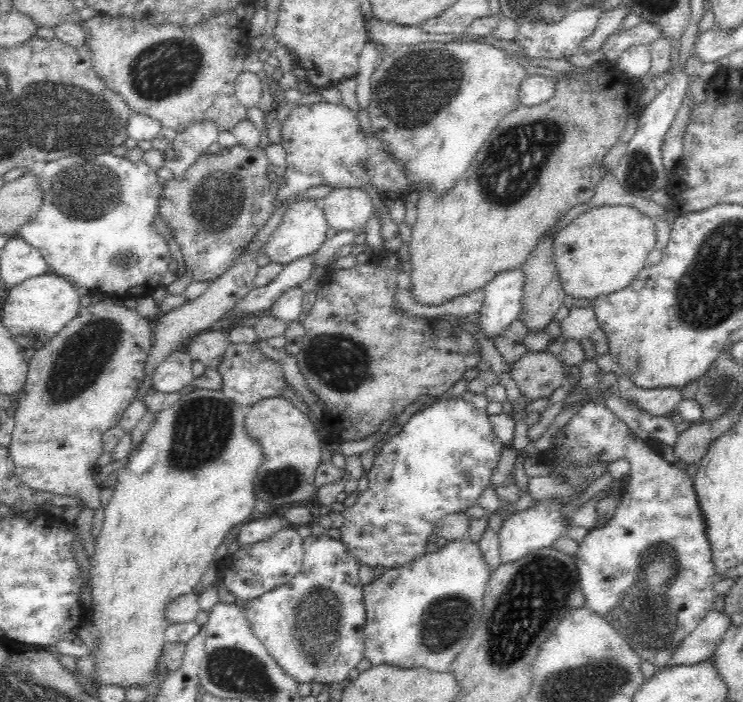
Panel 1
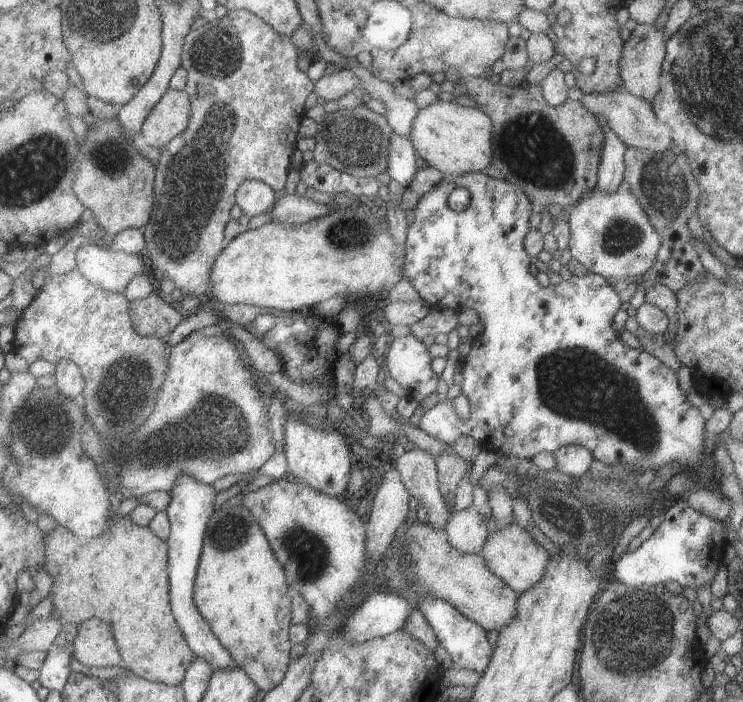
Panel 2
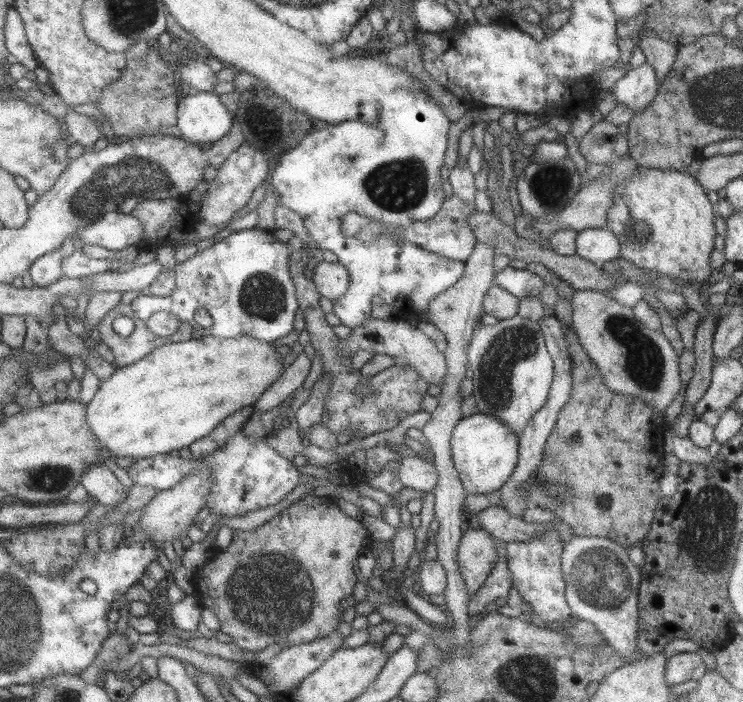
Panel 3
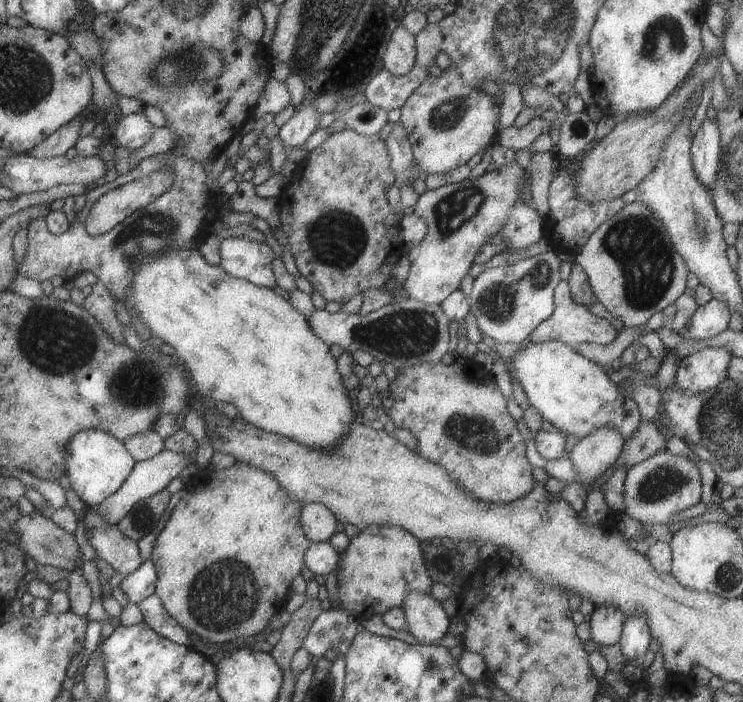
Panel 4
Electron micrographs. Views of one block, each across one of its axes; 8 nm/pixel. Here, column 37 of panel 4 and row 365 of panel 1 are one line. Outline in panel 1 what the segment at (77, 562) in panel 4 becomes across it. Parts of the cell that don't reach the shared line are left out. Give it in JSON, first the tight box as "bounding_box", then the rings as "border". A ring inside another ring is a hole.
{"bounding_box":[510,349,566,402],"border":[[[547,349],[542,352],[528,351],[510,366],[511,377],[528,402],[550,397],[556,388],[566,383],[563,361]]]}

